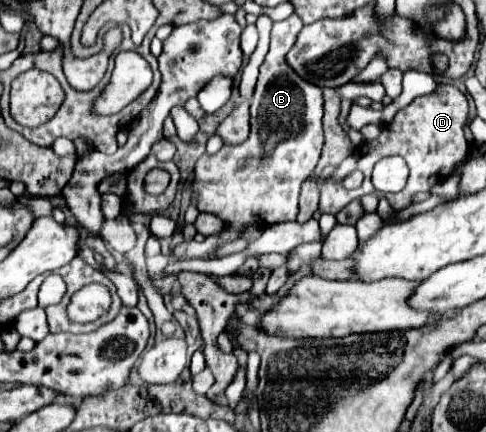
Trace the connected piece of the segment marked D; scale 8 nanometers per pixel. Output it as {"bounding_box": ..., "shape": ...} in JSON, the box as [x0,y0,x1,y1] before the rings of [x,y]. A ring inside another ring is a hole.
{"bounding_box":[318,83,470,215],"shape":[[[440,83],[432,93],[416,97],[408,107],[398,111],[396,117],[386,127],[382,127],[382,133],[374,141],[368,141],[368,147],[358,149],[358,159],[350,157],[348,163],[344,161],[340,171],[336,169],[330,179],[320,183],[320,205],[318,205],[320,213],[334,215],[352,199],[358,199],[366,193],[376,193],[370,181],[370,171],[382,157],[388,157],[388,155],[404,157],[410,167],[410,177],[408,177],[406,187],[400,193],[386,193],[384,197],[390,201],[394,209],[410,207],[414,193],[430,191],[432,185],[438,183],[438,177],[448,177],[454,171],[454,167],[466,159],[470,147],[468,147],[468,141],[464,139],[463,127],[467,123],[468,113],[469,105],[466,95],[458,87],[448,85],[448,83]],[[348,165],[350,169],[346,169]],[[352,169],[360,169],[364,173],[364,183],[360,189],[346,191],[338,185],[338,181],[346,177]]]}

